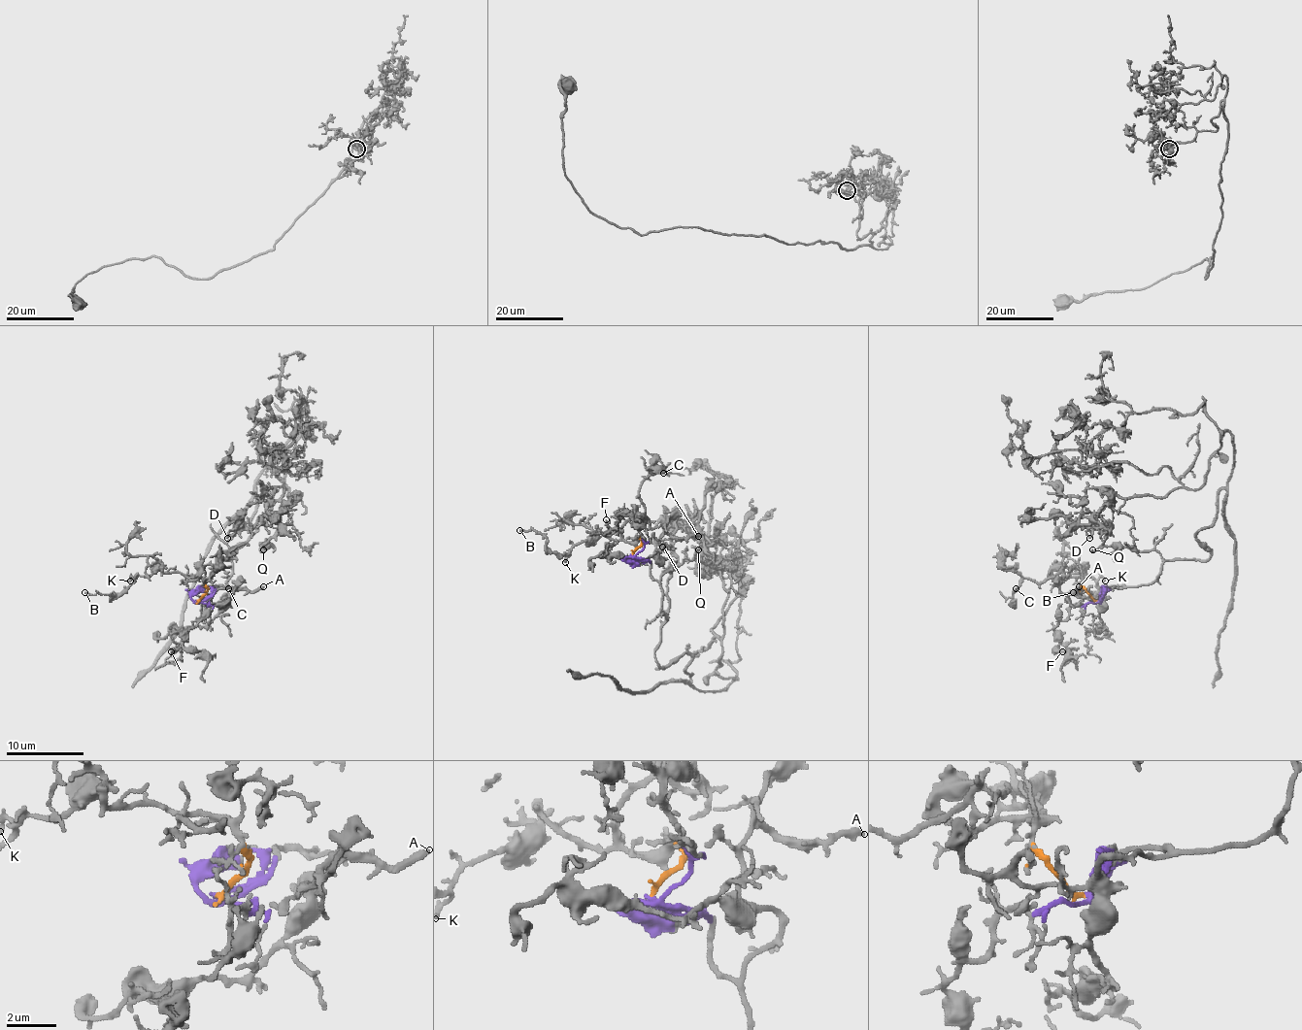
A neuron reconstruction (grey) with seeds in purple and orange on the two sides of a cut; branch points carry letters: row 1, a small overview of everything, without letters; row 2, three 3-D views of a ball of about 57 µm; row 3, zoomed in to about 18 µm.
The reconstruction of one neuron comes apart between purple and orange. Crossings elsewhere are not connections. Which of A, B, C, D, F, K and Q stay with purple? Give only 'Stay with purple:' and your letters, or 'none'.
Stay with purple: A, D, F, Q

